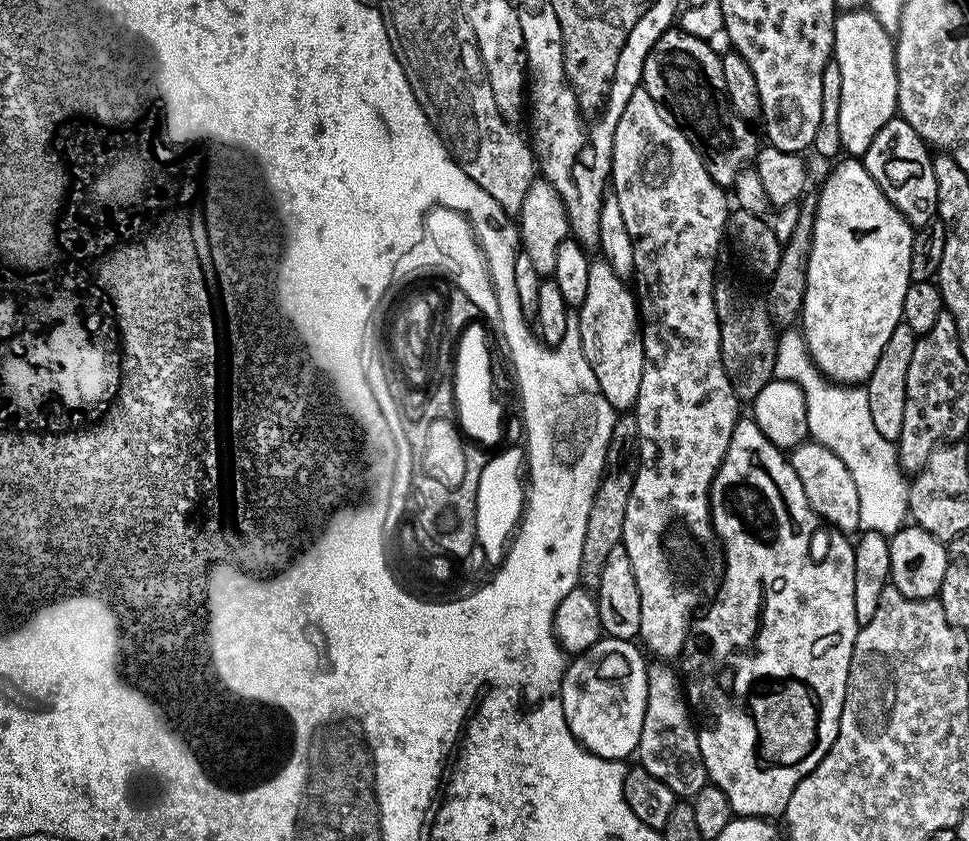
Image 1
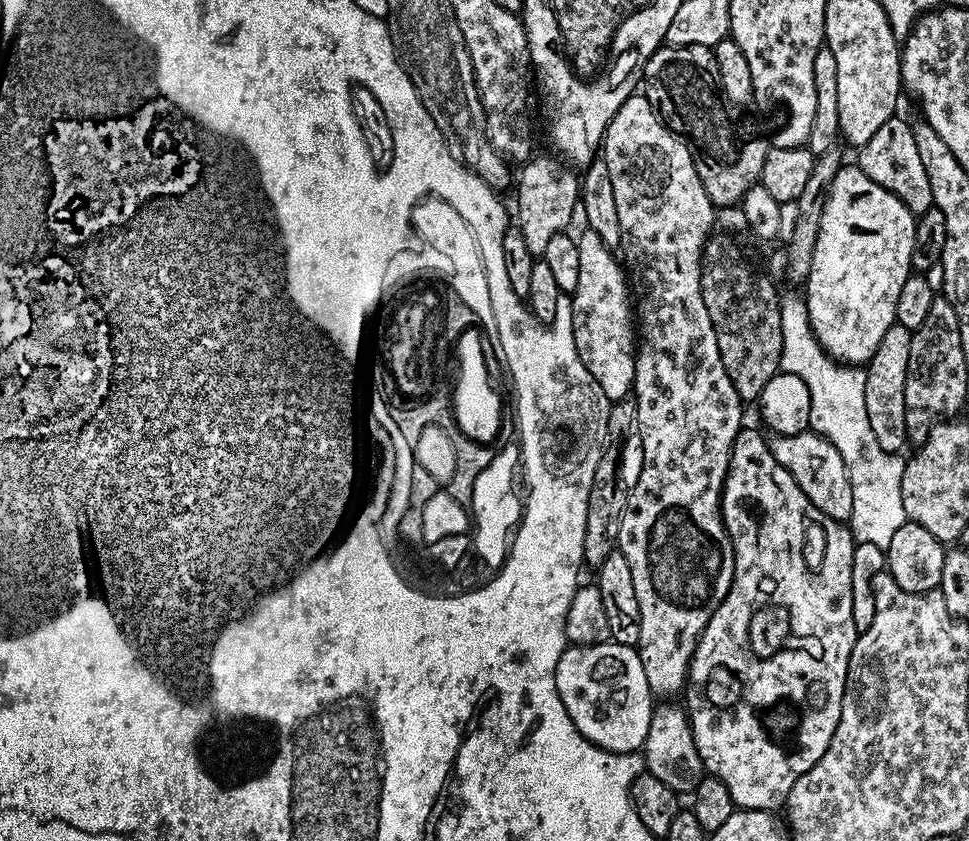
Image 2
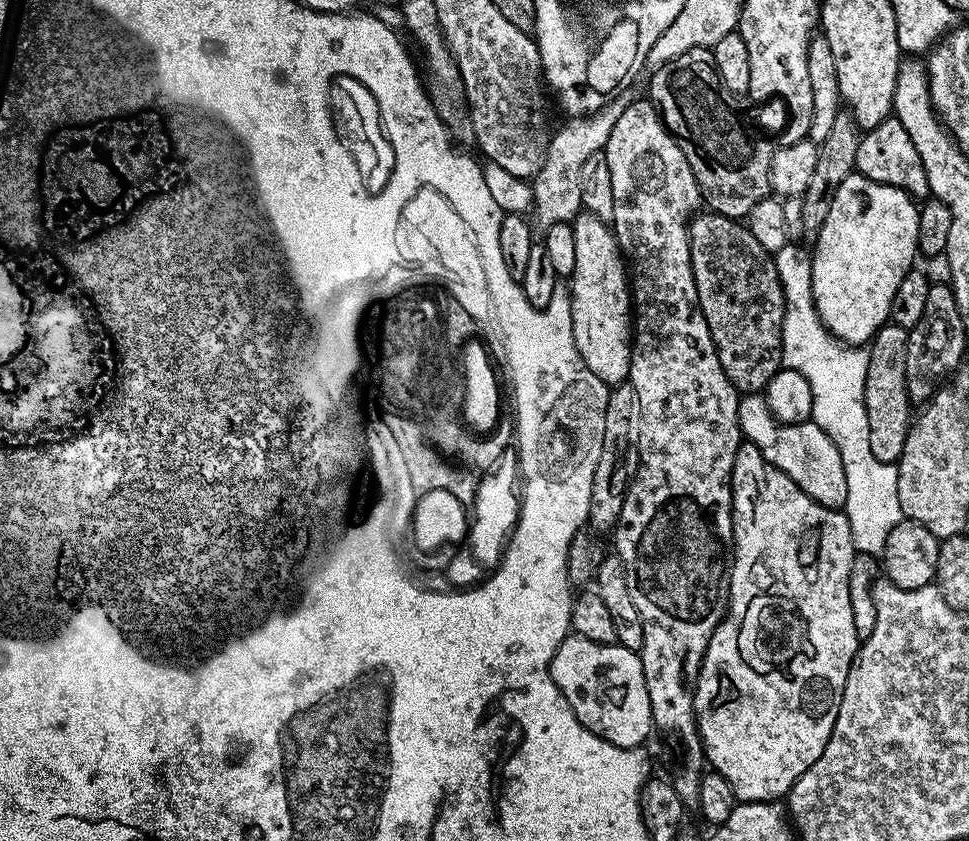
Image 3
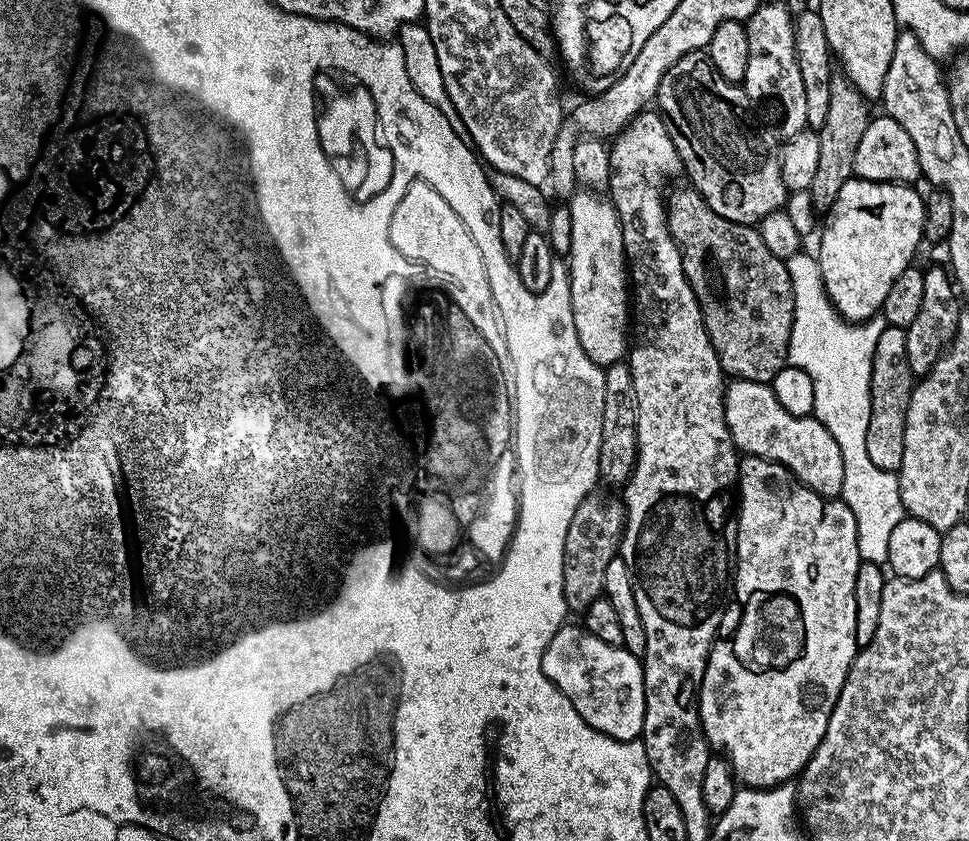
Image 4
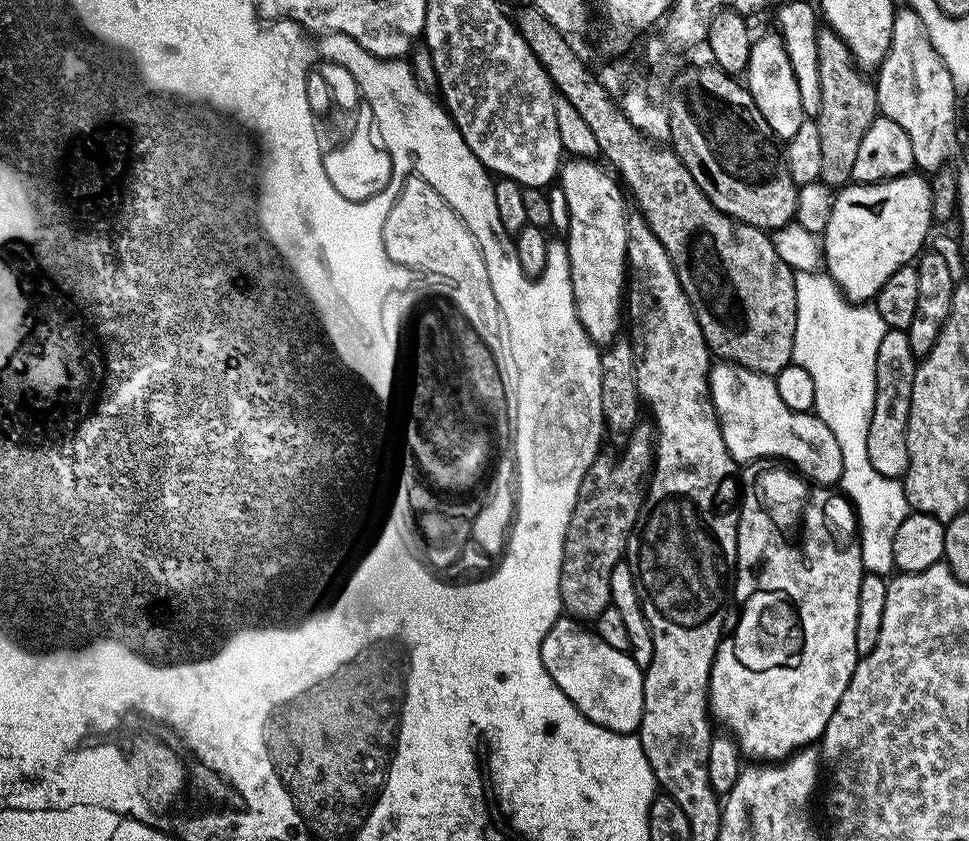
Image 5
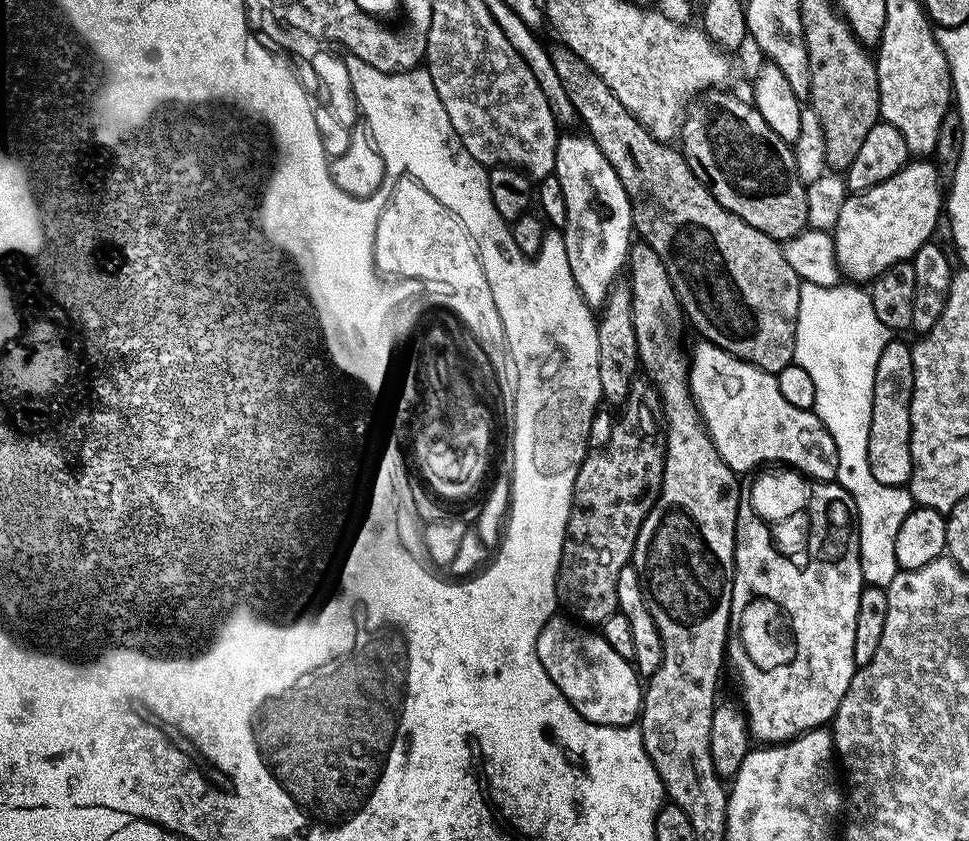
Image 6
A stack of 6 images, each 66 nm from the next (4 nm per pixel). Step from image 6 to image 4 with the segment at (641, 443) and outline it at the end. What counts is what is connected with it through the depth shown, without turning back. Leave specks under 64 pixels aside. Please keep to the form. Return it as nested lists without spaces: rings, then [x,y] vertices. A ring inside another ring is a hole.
[[[585,496],[574,518],[570,518],[570,530],[566,530],[564,543],[564,569],[562,590],[564,601],[573,613],[583,614],[590,602],[601,599],[606,582],[606,566],[620,551],[620,540],[624,537],[624,506],[612,496]]]

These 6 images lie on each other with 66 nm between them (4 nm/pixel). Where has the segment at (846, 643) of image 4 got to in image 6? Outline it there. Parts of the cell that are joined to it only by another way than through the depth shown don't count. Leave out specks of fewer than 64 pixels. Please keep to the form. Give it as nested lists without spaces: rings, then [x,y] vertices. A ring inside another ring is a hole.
[[[764,470],[751,477],[752,485],[749,488],[747,485],[743,493],[736,519],[735,578],[732,581],[732,593],[737,597],[756,594],[774,598],[774,602],[752,602],[742,612],[740,638],[751,662],[738,654],[730,658],[738,676],[739,699],[748,717],[749,733],[753,739],[758,738],[759,743],[771,745],[823,727],[835,716],[858,667],[854,662],[854,626],[860,595],[866,586],[860,565],[858,517],[848,491],[835,482],[812,482],[800,488],[802,495],[809,495],[808,500],[804,496],[784,496],[779,500],[776,495],[780,488],[787,486],[787,474],[784,470]],[[804,519],[808,519],[808,553],[787,556],[780,549],[780,540],[798,531],[800,520]]]

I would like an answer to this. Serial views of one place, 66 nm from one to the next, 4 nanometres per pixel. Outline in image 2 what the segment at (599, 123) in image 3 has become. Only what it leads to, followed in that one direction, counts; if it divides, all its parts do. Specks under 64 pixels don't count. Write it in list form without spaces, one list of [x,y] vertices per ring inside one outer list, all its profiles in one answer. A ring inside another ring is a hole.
[[[533,155],[531,159],[523,165],[524,168],[520,172],[520,181],[516,184],[516,212],[514,208],[514,216],[518,221],[518,227],[522,232],[522,237],[526,240],[526,246],[529,247],[530,254],[535,258],[543,257],[546,245],[550,243],[550,238],[554,238],[554,234],[565,231],[572,220],[572,215],[577,215],[578,205],[580,204],[580,184],[581,177],[572,173],[570,169],[563,168],[565,166],[559,159],[551,160],[548,156]]]

